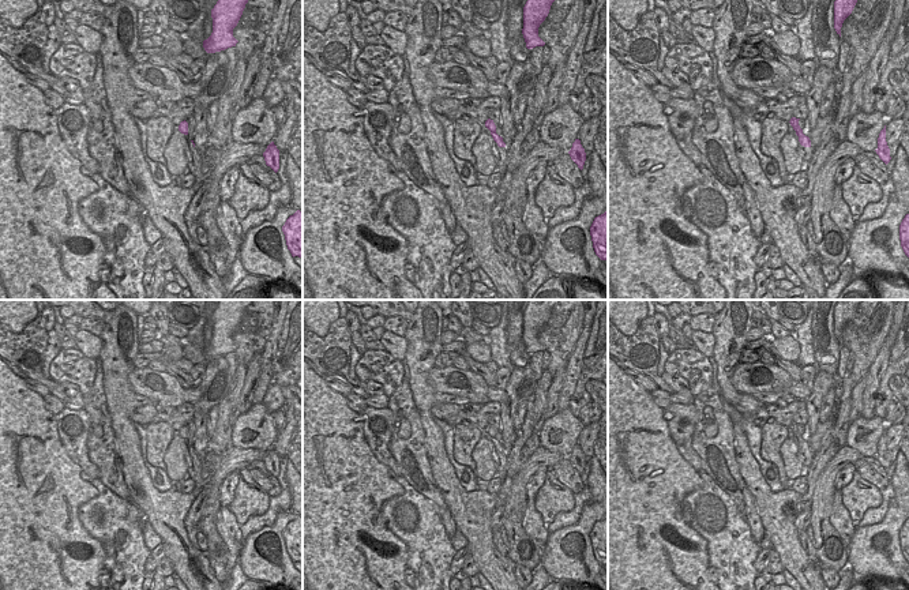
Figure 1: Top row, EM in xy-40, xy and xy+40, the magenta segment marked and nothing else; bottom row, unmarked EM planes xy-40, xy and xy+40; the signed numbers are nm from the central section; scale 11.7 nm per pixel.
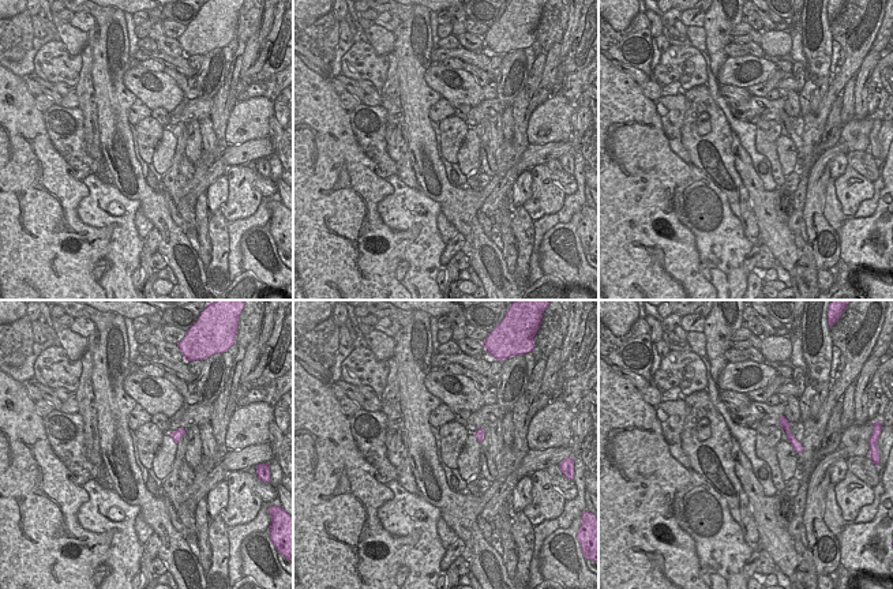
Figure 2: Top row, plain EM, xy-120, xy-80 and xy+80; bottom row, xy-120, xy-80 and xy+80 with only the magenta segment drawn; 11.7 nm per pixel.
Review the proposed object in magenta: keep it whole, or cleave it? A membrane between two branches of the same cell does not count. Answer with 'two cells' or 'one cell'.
two cells

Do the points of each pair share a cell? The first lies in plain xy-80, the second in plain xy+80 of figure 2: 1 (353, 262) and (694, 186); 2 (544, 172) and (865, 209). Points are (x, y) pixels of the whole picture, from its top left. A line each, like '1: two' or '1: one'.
1: two
2: two

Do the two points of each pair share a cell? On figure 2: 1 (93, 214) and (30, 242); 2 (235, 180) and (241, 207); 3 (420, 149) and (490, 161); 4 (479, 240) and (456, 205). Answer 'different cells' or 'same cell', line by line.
1: different cells
2: same cell
3: same cell
4: same cell

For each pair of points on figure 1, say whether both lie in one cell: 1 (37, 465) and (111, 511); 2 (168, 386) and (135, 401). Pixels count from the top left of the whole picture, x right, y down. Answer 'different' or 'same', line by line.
1: different
2: different

